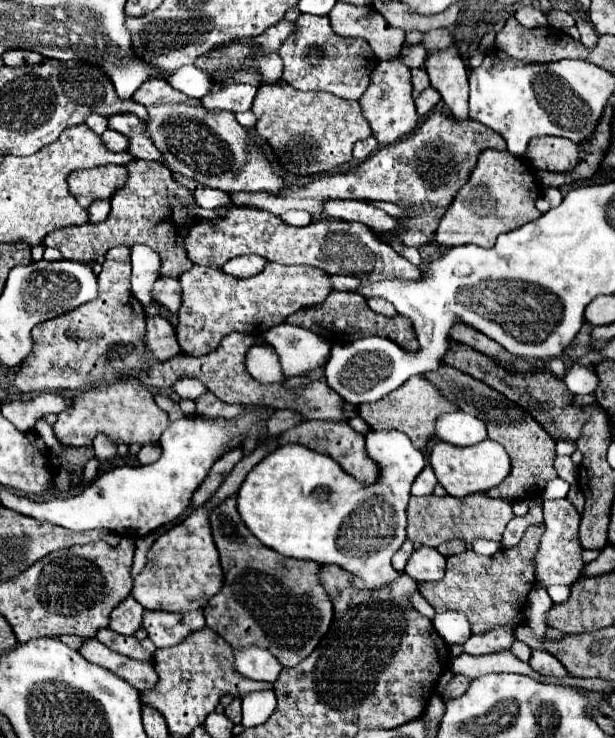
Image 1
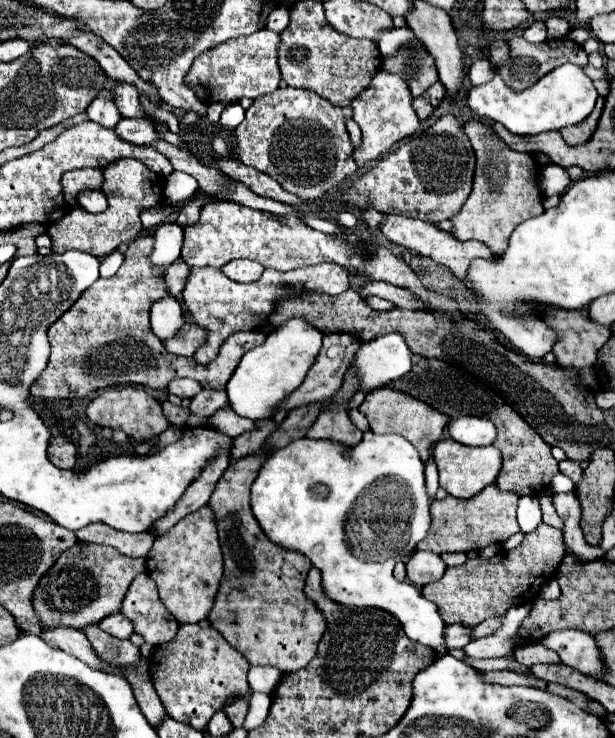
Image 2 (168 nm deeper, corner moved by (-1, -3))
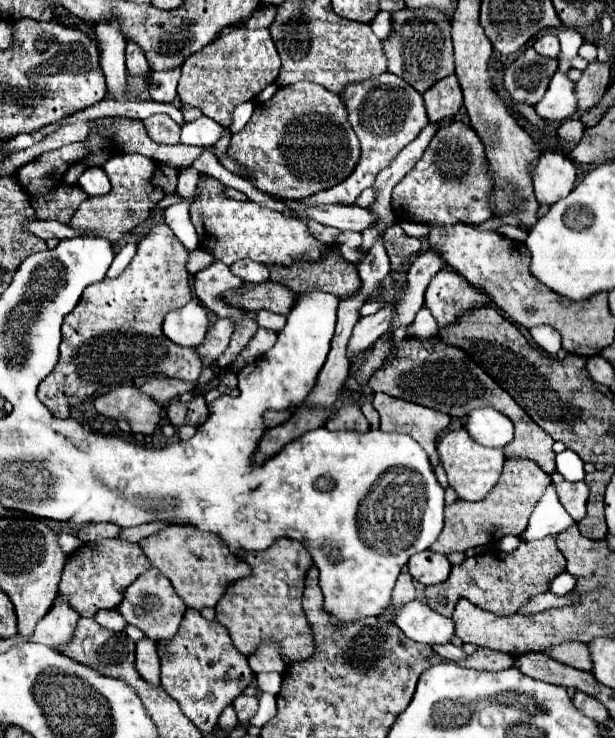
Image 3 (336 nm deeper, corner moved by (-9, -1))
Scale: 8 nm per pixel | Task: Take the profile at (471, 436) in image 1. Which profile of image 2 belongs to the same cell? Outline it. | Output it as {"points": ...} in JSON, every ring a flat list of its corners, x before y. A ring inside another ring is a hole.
{"points":[[459,416,449,422,449,434,465,446,489,446,497,438,497,428,489,418]]}

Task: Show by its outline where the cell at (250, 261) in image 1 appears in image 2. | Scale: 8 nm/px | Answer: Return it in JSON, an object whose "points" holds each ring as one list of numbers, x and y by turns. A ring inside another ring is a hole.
{"points":[[231,260,221,270,225,272,227,278,231,278,235,282,255,282,261,278,265,268,257,262,251,262,251,260]]}

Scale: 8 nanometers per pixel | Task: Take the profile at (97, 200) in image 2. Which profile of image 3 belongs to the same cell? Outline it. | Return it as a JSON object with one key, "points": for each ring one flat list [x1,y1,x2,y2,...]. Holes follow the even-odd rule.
{"points":[[89,168,81,176,79,186,89,194,89,196,105,196,111,192,111,184,107,174,101,168]]}

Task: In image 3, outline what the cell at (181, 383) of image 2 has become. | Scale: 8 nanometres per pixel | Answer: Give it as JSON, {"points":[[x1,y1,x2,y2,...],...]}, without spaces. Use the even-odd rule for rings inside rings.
{"points":[[155,378,141,386,141,392,155,398,159,404,177,398,183,392,193,392,197,388,197,382,185,382,177,378]]}

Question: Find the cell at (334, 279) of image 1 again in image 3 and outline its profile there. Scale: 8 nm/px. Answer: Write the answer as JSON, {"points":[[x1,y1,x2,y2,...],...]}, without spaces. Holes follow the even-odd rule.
{"points":[[445,266,441,272,437,272,425,292,425,306,439,326,455,322,457,314,463,310,485,306,487,302,489,298,477,292,477,288,469,286,469,282,465,282,465,278,461,278,451,266]]}

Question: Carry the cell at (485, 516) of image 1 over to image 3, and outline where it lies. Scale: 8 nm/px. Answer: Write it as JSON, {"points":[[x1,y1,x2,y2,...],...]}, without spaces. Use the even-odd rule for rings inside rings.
{"points":[[521,458,507,460,499,482,483,500,479,502,455,500,453,504,445,506,445,528,439,534,437,542,431,546,431,550,441,552,441,554,449,554,455,550,465,552,475,546,495,544,507,534,519,536,527,528,529,514,533,512,537,500,541,498,549,482,551,482,551,476,545,474,535,462,521,460]]}

